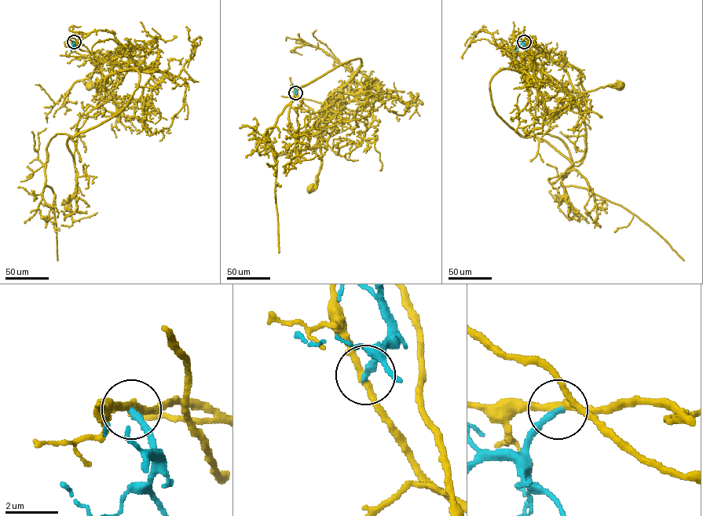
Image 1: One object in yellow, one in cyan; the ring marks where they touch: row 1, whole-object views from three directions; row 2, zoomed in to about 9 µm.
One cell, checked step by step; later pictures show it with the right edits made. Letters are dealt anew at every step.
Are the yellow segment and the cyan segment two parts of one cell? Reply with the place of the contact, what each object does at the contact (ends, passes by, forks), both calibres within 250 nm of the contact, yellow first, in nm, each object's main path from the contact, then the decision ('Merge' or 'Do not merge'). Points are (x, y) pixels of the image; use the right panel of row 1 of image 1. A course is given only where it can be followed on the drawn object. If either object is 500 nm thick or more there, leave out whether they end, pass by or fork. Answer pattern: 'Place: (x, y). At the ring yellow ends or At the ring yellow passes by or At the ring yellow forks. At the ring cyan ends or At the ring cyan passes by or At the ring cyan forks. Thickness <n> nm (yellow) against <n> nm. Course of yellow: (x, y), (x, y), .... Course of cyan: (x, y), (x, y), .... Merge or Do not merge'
Place: (524, 42). At the ring yellow passes by. At the ring cyan ends. Thickness 240 nm (yellow) against 280 nm. Course of yellow: (525, 42), (549, 53), (547, 57), (532, 60), (522, 71), (528, 76), (574, 93), (620, 86). Course of cyan: (525, 42), (518, 45), (516, 51). Do not merge

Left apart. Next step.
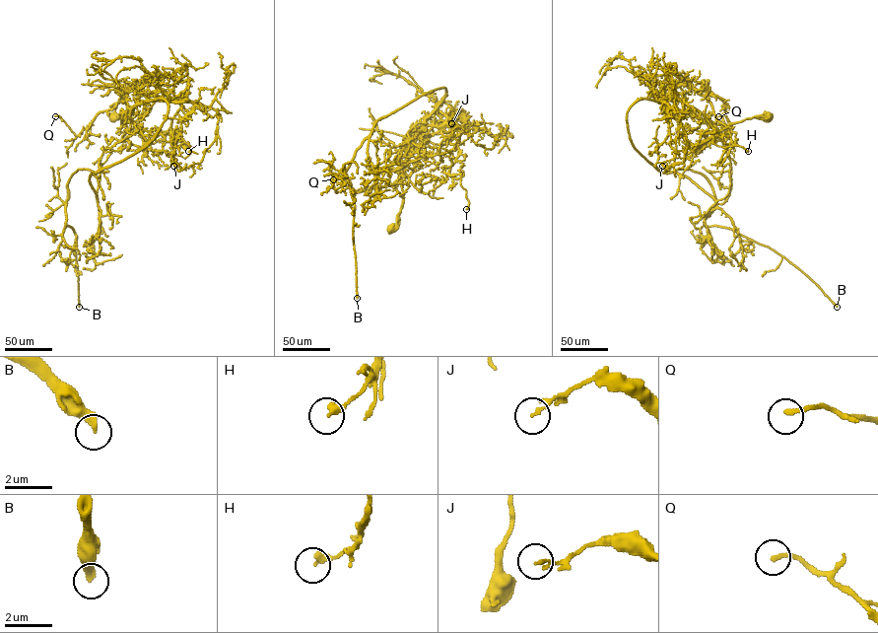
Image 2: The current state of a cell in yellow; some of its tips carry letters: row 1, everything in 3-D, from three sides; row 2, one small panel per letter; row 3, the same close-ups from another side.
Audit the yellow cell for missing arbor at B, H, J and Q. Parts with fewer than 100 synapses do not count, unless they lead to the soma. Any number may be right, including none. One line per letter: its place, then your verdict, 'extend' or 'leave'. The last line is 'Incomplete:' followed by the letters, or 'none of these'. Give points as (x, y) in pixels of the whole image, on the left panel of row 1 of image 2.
B: at (79, 307); extend
H: at (188, 151); leave
J: at (173, 166); leave
Q: at (55, 116); leave
Incomplete: B

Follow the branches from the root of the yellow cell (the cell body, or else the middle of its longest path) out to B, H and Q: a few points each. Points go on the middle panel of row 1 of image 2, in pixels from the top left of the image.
B: (389, 229), (403, 201), (398, 153), (444, 88), (381, 116), (344, 177), (344, 165), (354, 202), (357, 298)
H: (389, 229), (403, 201), (398, 153), (418, 123), (436, 125), (459, 150), (448, 174), (461, 173), (466, 209)
Q: (389, 229), (403, 201), (398, 153), (405, 135), (423, 123), (400, 160), (395, 185), (355, 190), (333, 179)

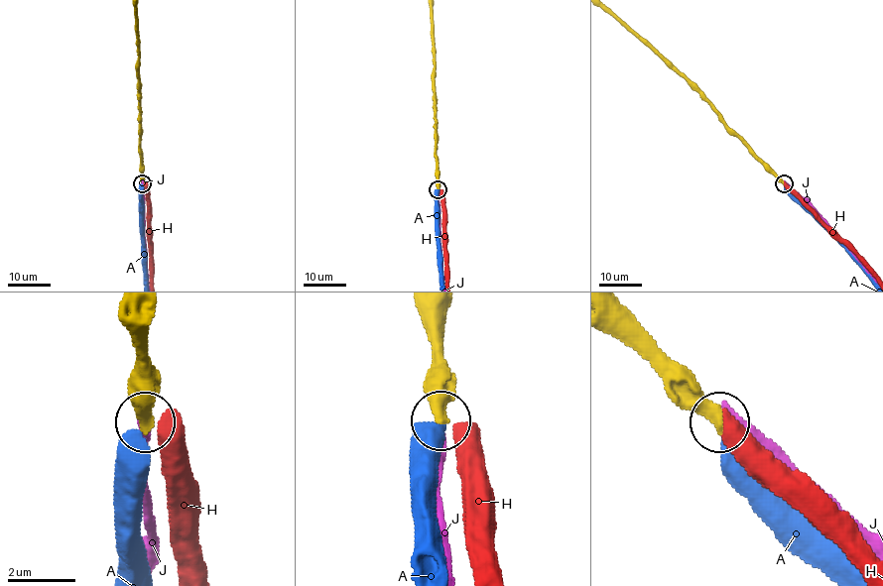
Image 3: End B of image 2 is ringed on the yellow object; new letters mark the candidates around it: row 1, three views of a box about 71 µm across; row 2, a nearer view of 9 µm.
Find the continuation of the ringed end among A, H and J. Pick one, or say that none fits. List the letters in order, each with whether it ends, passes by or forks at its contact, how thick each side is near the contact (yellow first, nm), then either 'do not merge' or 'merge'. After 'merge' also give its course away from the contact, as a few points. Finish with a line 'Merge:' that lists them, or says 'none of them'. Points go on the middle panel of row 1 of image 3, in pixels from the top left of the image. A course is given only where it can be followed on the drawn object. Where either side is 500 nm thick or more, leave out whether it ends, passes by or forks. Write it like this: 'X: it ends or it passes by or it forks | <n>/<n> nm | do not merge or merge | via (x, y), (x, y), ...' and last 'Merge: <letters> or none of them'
A: 380/500 nm | do not merge
H: 420/550 nm | do not merge
J: it ends | 480/340 nm | do not merge
Merge: none of them

